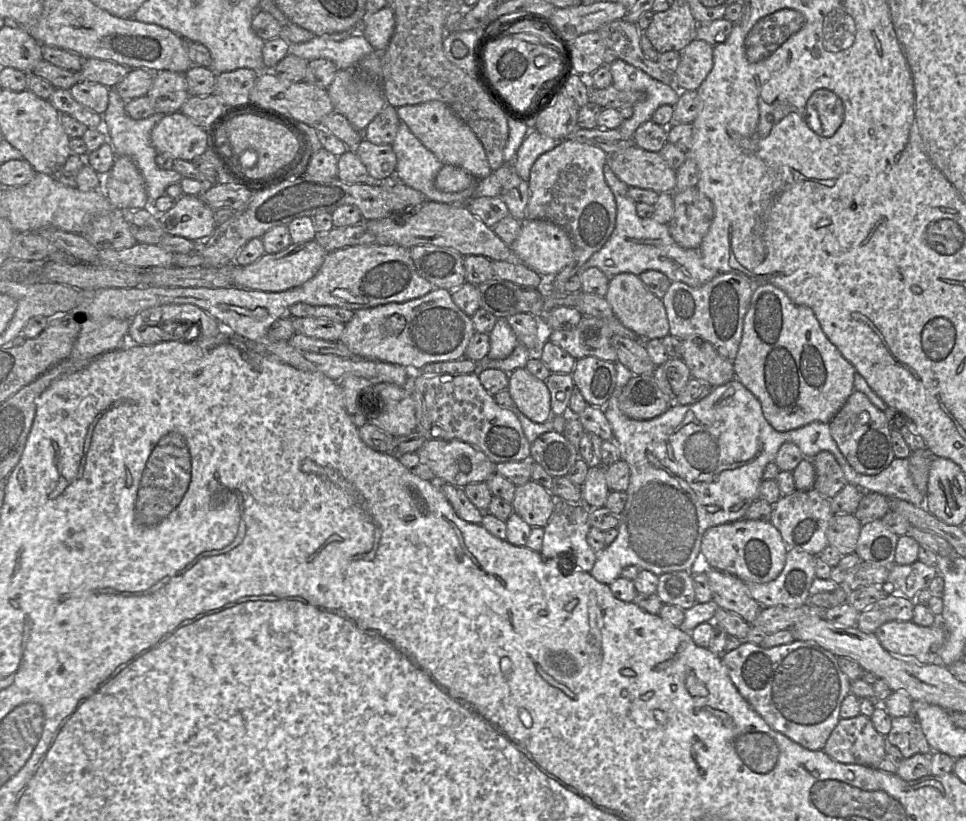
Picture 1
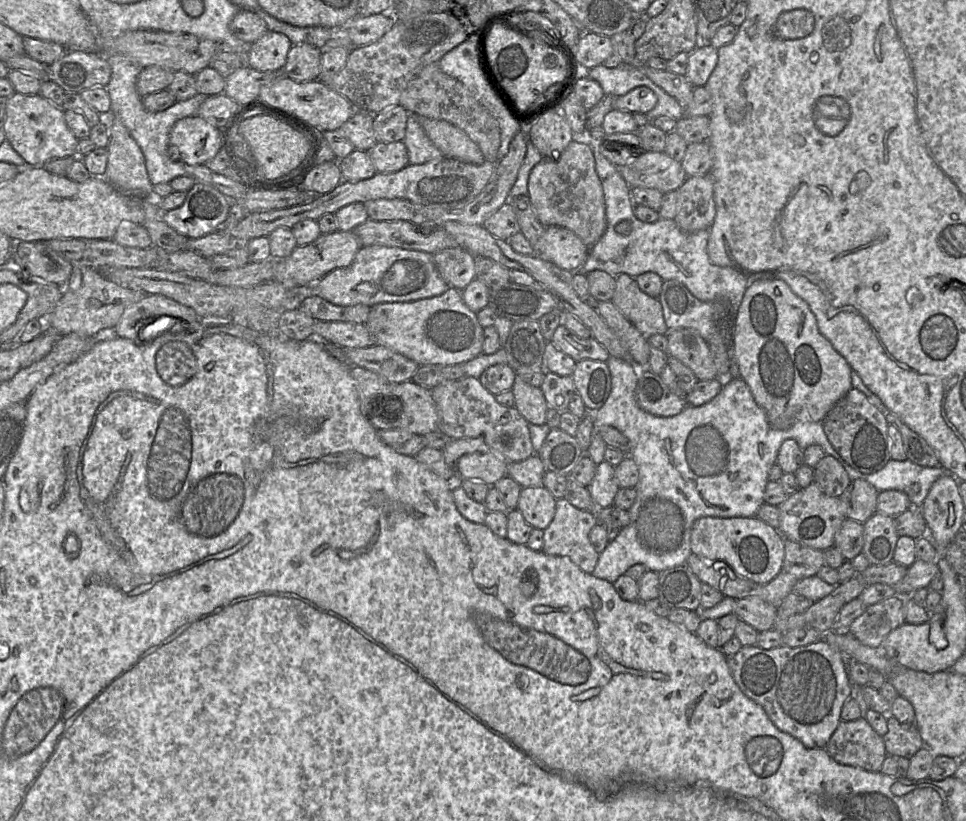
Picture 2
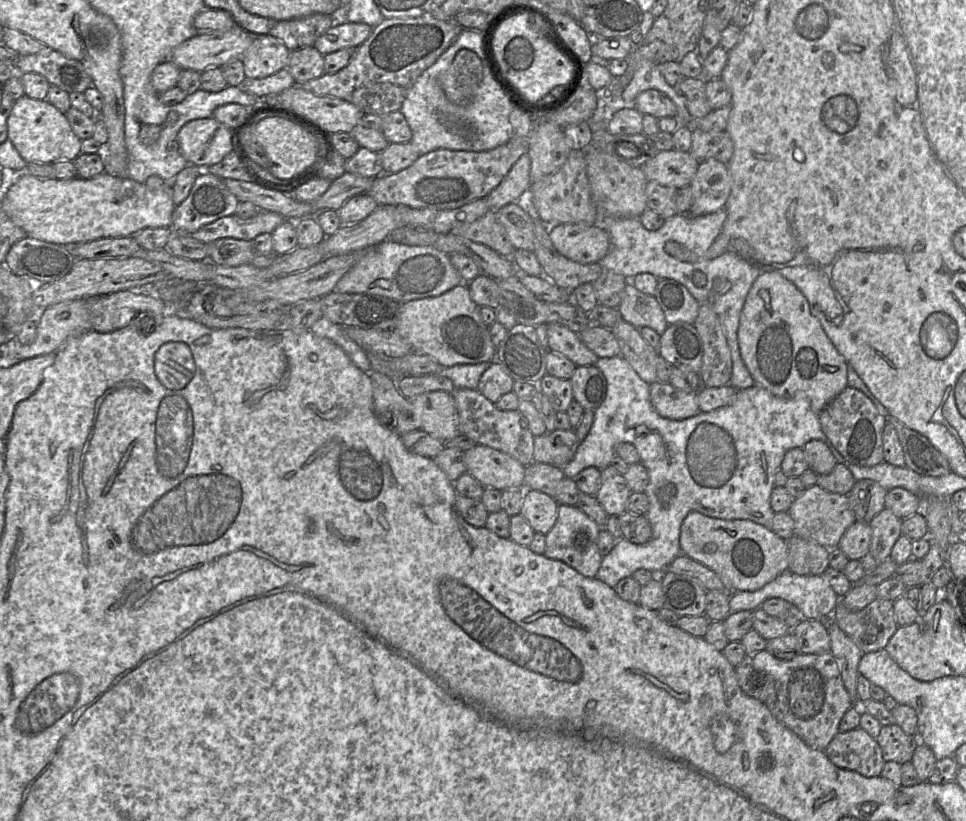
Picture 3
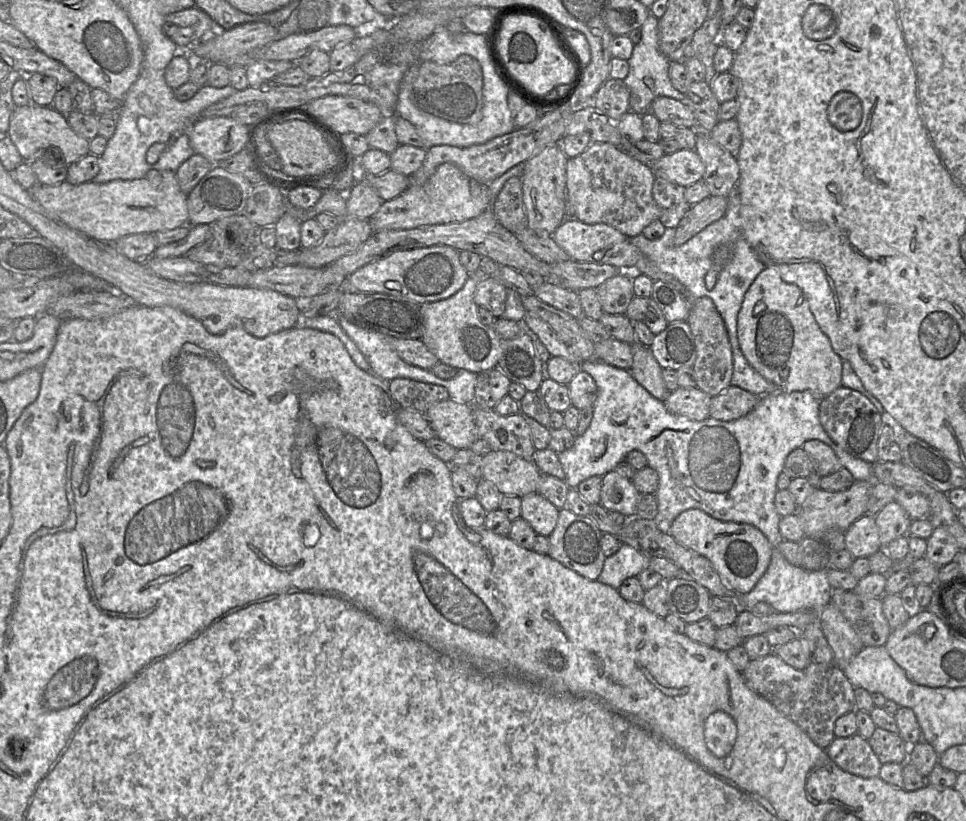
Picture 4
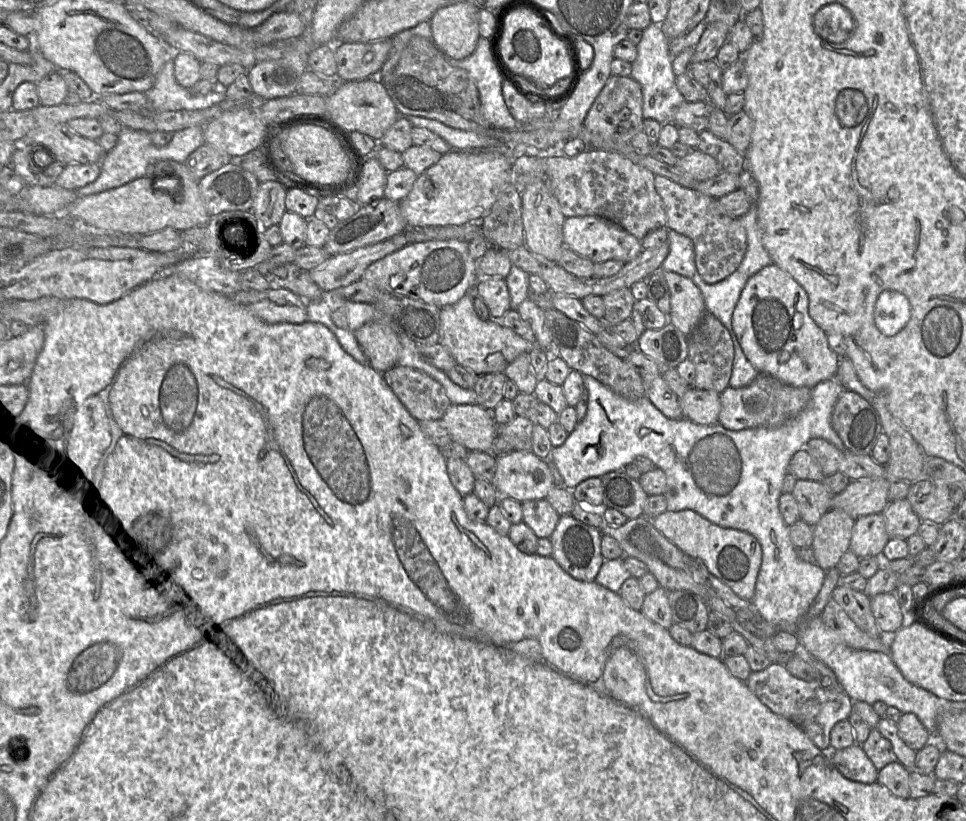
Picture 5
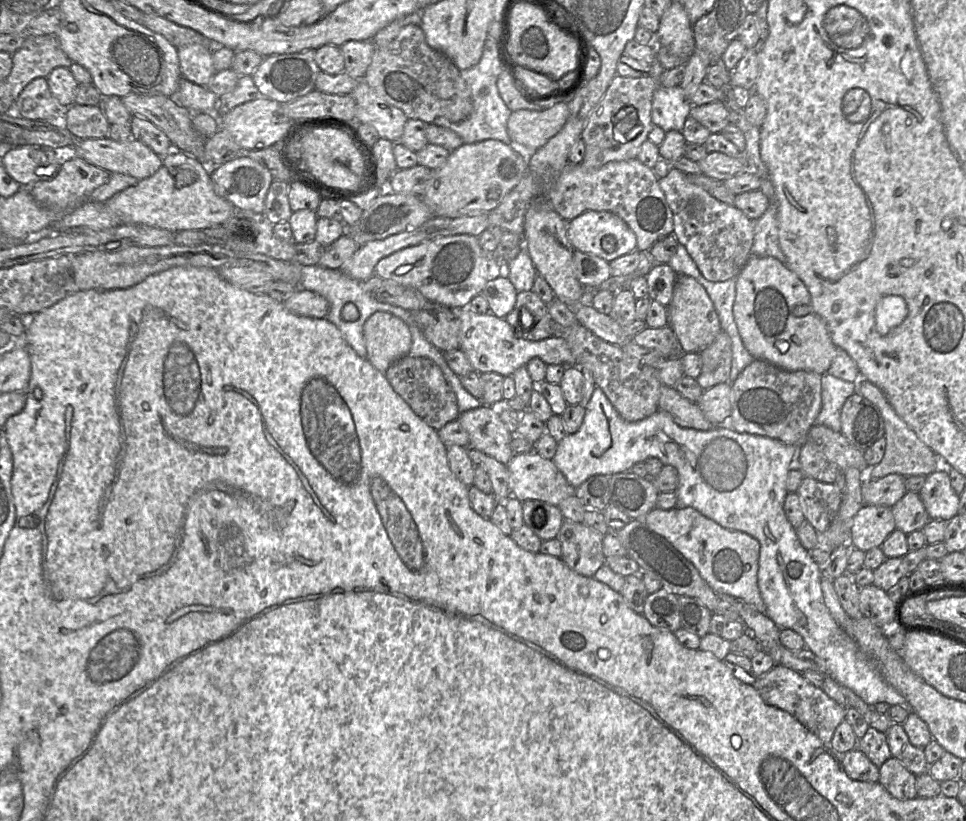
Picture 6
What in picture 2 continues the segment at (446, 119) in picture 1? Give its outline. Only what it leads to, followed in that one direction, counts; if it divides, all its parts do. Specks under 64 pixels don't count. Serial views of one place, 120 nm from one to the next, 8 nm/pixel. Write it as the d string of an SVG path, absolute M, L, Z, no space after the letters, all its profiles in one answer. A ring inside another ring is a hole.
M418 117L421 126L432 143L444 157L480 165L486 160L479 146L460 128L445 120Z

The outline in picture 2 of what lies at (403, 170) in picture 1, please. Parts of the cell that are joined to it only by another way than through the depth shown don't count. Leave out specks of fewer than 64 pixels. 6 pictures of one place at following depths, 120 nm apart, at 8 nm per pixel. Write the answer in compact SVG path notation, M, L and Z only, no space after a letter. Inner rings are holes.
M408 112L403 143L408 150L410 165L420 165L444 157L426 135L418 117L417 114Z

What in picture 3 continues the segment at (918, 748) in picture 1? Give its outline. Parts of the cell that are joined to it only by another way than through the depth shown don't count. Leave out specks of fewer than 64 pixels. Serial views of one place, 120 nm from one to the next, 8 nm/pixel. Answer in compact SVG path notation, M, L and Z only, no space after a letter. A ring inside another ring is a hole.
M895 723L882 726L876 741L885 762L895 761L902 765L911 761L920 740L917 736L906 734Z

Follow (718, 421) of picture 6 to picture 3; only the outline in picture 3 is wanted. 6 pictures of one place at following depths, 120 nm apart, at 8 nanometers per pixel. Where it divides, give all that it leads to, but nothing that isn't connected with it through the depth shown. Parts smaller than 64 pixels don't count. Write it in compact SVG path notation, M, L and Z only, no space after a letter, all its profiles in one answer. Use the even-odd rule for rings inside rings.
M669 382L649 384L653 409L663 418L684 420L700 412L697 391L684 391Z

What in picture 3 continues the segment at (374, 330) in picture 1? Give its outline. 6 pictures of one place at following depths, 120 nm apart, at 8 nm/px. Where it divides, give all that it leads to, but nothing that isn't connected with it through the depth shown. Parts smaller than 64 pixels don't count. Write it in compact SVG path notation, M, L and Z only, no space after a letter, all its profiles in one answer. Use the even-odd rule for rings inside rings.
M461 283L439 296L400 303L394 331L411 345L414 352L432 357L445 368L456 364L492 362L497 347L493 344L489 326L482 321L479 311L480 307L470 296L468 284Z

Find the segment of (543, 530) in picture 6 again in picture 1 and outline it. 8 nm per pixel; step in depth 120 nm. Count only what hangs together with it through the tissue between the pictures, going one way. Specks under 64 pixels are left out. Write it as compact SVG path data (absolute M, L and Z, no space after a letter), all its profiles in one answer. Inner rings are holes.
M530 480L516 486L511 505L529 526L544 528L553 513L555 500L548 490Z

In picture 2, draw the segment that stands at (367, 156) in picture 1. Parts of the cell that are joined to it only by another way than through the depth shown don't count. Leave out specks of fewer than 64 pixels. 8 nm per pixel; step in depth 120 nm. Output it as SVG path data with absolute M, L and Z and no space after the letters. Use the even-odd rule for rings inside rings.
M403 141L377 142L367 151L377 173L393 173L409 165L408 150Z

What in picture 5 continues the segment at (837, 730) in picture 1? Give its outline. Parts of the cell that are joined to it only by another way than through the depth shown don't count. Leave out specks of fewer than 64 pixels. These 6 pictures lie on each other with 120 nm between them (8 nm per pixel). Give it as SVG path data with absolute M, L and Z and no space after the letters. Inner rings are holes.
M859 743L831 751L831 757L835 767L846 778L862 783L877 781L879 770L873 765Z

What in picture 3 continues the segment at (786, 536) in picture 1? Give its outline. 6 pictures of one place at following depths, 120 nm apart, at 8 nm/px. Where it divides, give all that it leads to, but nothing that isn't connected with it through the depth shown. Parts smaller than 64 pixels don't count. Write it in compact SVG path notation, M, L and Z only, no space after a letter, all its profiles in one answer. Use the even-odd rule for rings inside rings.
M818 484L806 488L801 496L793 500L787 512L794 521L795 535L815 541L829 549L839 545L847 528L856 521L855 514L845 494L826 491Z

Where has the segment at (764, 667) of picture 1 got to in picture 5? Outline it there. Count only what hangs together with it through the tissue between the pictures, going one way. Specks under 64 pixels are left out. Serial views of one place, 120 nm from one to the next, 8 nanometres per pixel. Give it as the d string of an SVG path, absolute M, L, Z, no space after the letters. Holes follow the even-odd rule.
M771 663L761 671L751 671L745 681L749 689L774 713L801 728L822 751L830 751L830 733L833 726L848 719L854 701L839 687L827 689L816 680L805 681L793 676L781 663Z

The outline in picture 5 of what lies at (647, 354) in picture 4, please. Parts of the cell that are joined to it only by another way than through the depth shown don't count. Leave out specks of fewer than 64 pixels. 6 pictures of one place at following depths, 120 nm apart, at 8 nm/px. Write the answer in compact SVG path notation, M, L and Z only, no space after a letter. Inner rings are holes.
M642 375L645 396L666 417L680 419L683 417L679 397L669 388L663 375Z

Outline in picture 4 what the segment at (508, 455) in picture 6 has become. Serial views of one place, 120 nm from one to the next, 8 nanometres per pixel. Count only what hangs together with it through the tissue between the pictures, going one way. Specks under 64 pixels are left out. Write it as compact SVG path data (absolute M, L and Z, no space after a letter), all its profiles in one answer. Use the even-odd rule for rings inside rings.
M450 398L433 405L425 413L436 437L454 448L467 449L479 438L474 422L473 405Z

